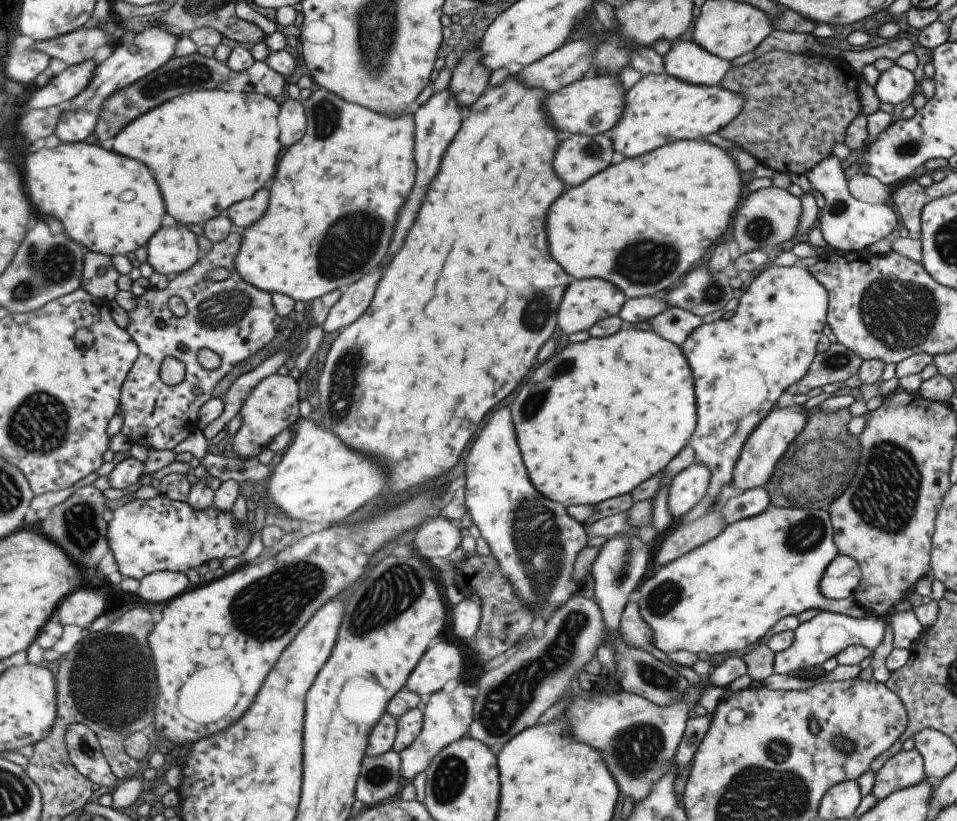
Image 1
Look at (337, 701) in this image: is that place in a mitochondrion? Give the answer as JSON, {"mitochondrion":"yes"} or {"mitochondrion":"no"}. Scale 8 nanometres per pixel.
{"mitochondrion":"no"}

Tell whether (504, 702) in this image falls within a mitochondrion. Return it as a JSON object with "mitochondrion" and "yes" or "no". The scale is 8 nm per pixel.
{"mitochondrion":"yes"}

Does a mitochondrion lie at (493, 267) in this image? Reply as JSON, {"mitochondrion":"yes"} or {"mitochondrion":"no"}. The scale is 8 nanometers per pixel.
{"mitochondrion":"no"}

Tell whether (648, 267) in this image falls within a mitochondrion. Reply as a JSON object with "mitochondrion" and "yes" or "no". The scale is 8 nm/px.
{"mitochondrion":"yes"}

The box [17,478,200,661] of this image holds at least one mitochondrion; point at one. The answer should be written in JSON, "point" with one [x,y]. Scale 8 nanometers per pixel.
{"point":[80,524]}

